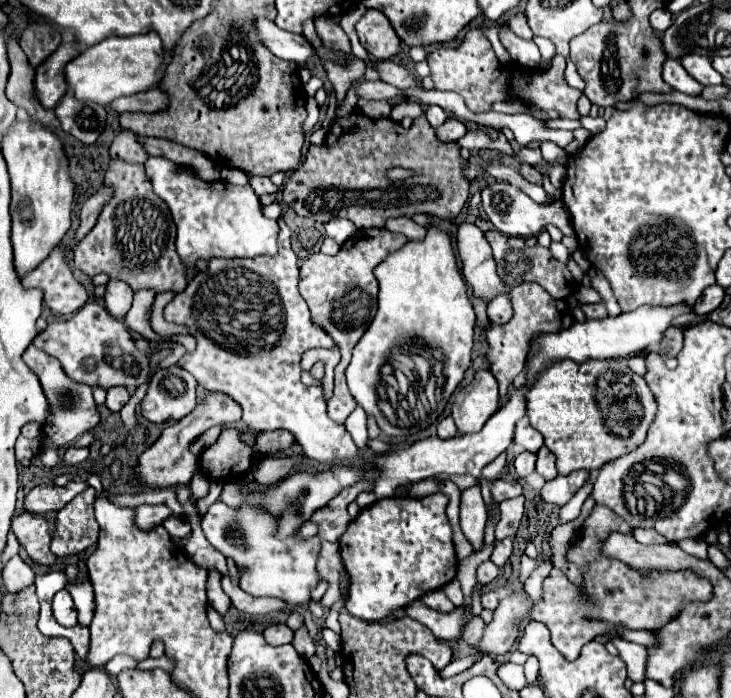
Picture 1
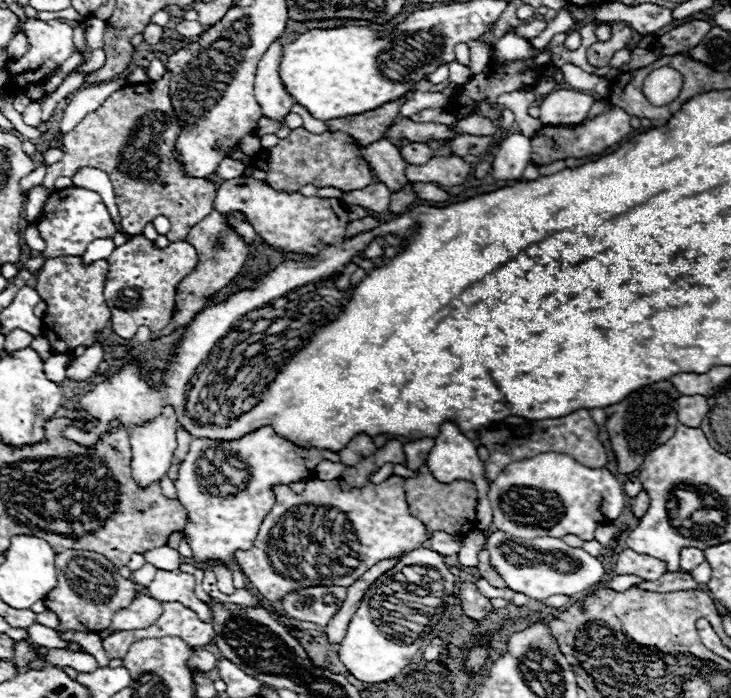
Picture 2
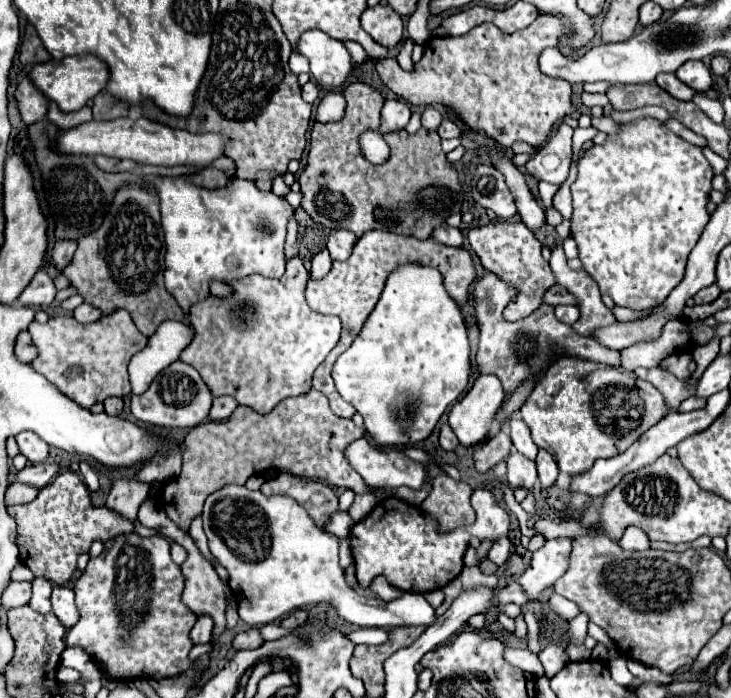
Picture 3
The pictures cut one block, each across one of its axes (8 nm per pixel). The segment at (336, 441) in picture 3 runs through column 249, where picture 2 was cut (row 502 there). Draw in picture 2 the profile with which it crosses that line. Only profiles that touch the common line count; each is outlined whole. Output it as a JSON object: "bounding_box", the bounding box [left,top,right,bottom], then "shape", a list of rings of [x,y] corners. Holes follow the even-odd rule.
{"bounding_box":[408,466,478,536],"shape":[[[426,466],[420,468],[420,476],[424,476],[424,486],[422,480],[418,478],[418,484],[414,484],[414,494],[408,494],[408,510],[412,516],[420,518],[430,532],[442,530],[450,536],[468,536],[474,532],[476,526],[476,504],[478,504],[478,490],[472,482],[456,480],[452,484],[442,484],[438,482]]]}

